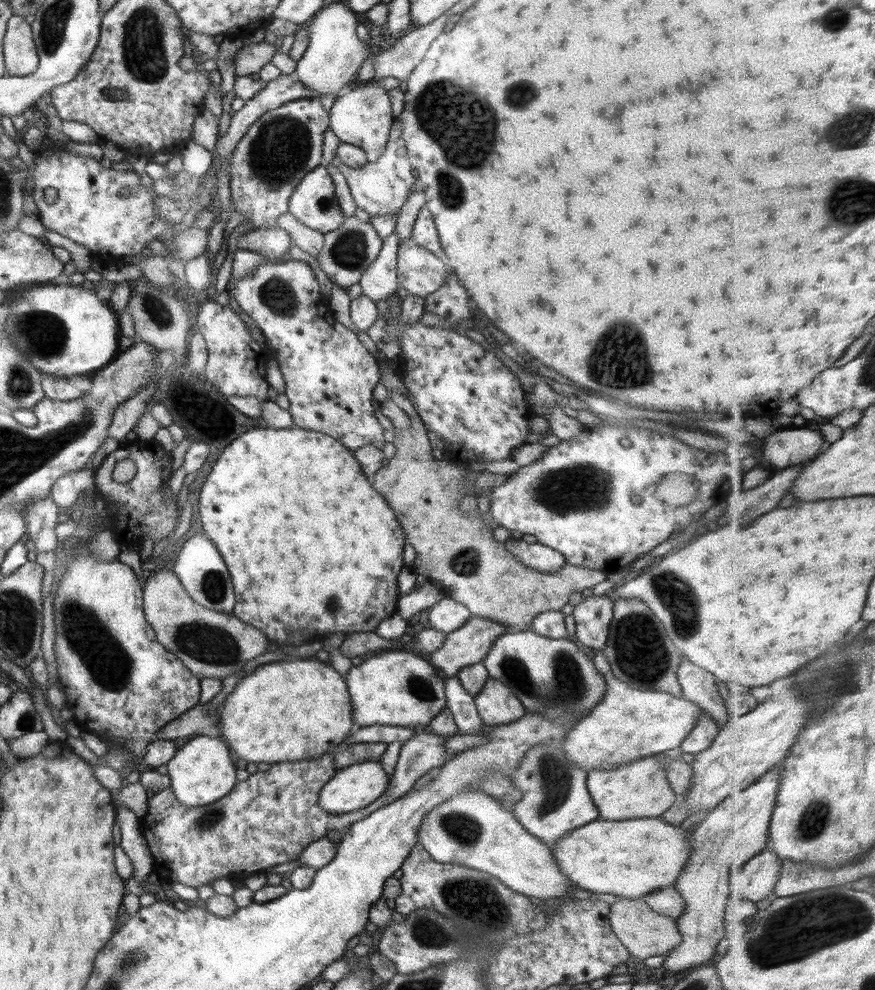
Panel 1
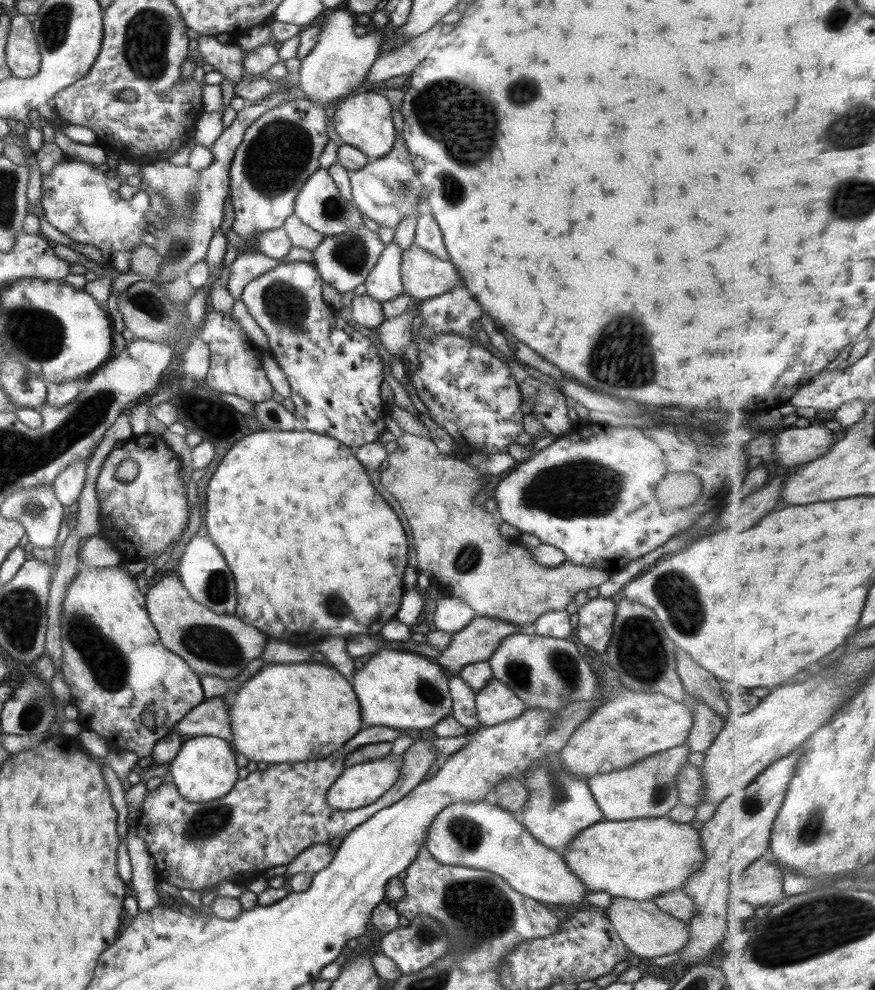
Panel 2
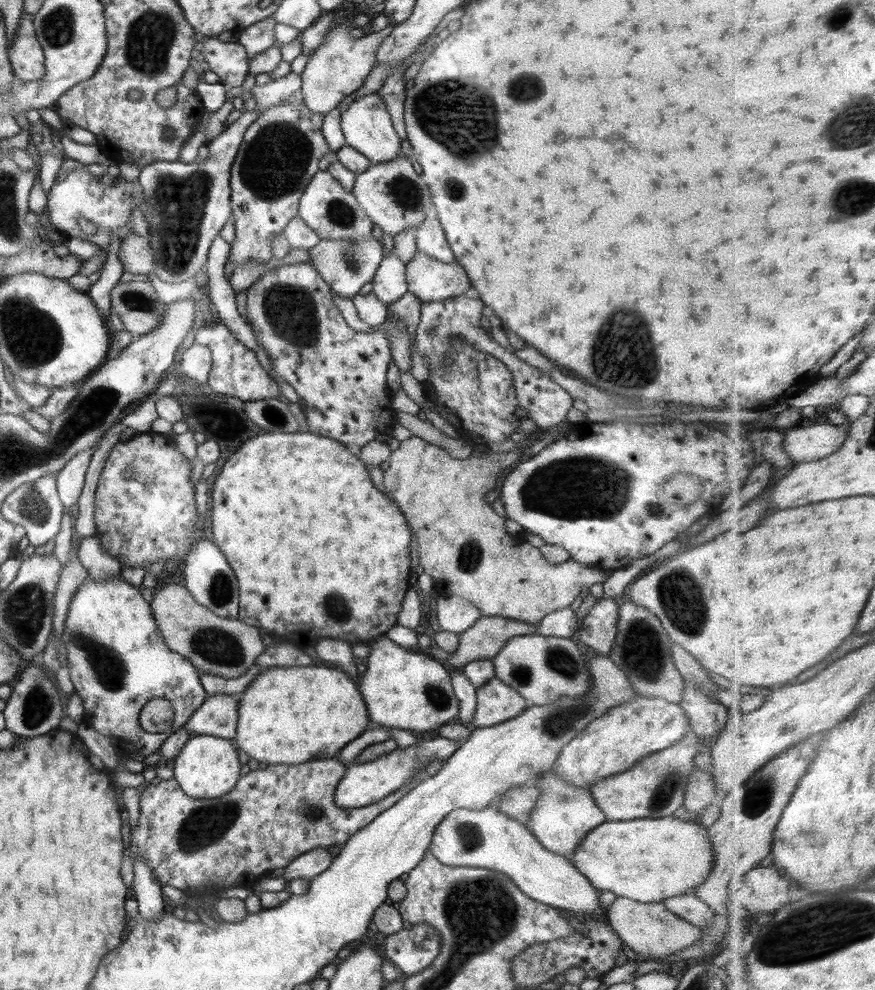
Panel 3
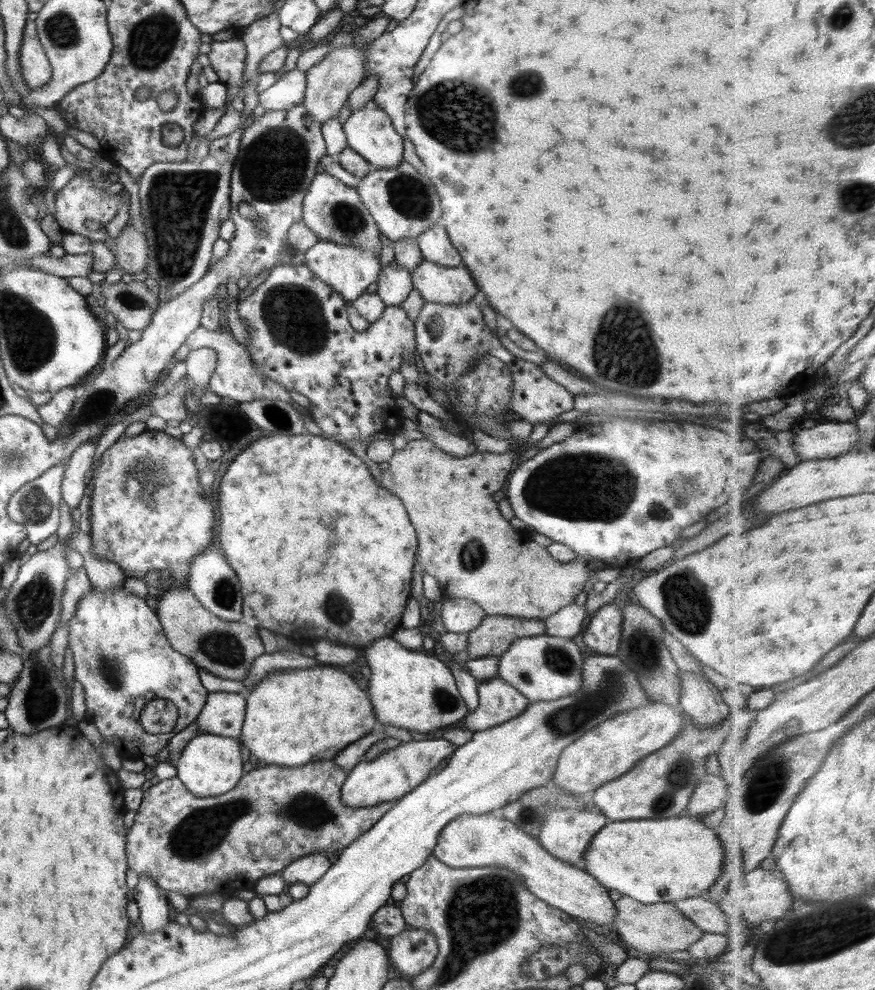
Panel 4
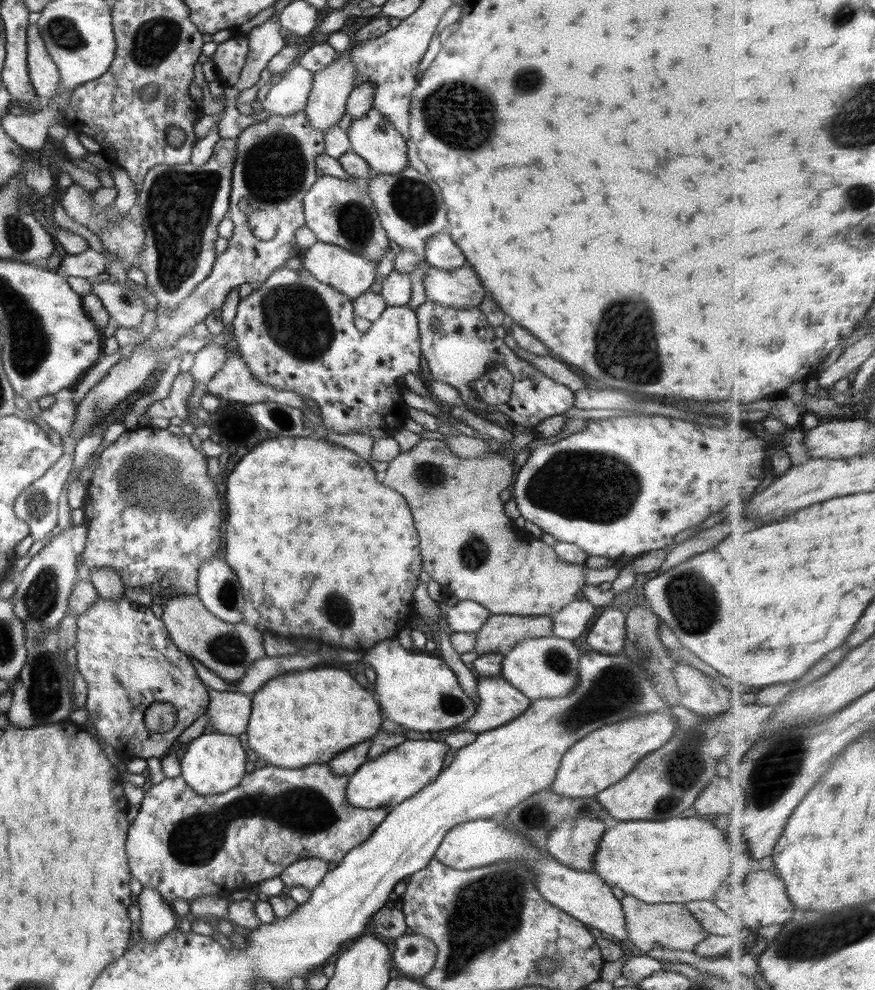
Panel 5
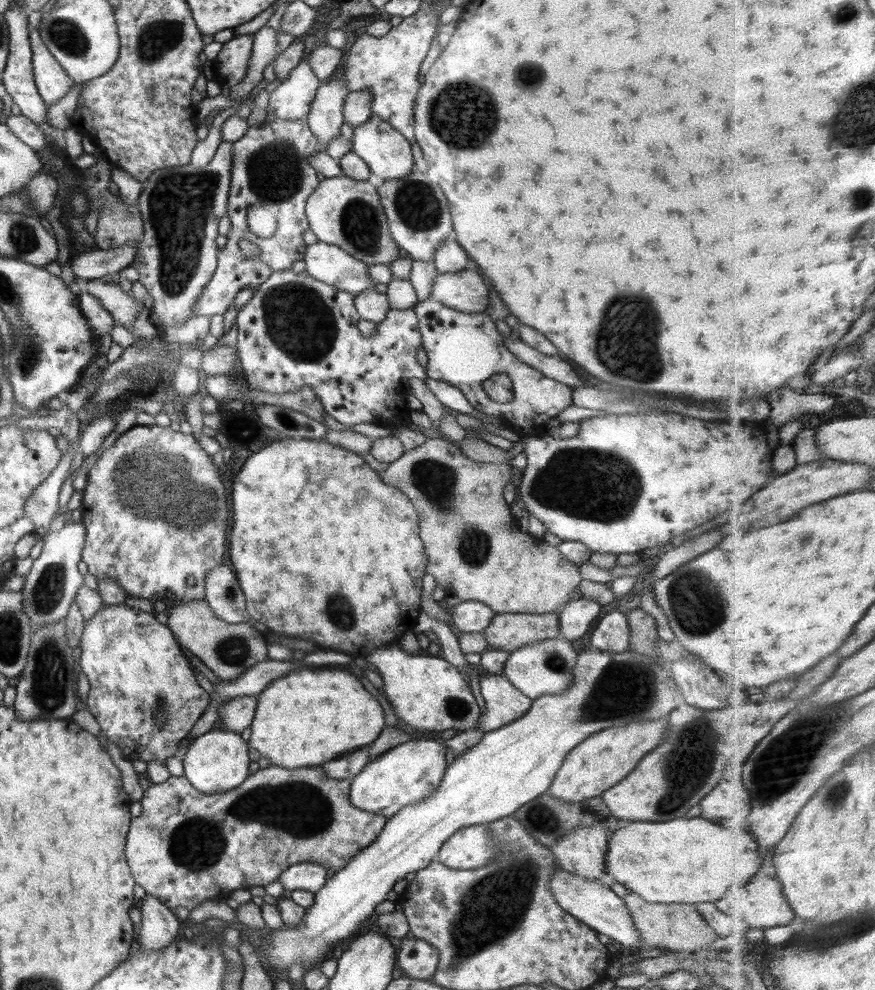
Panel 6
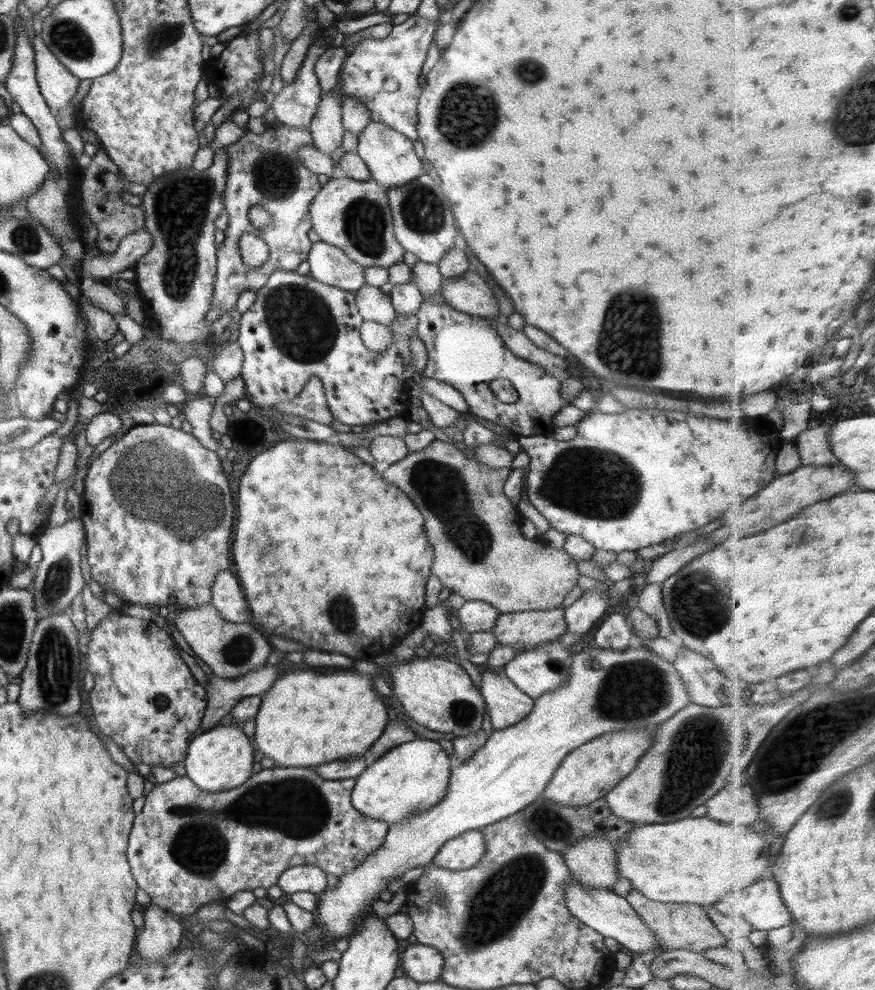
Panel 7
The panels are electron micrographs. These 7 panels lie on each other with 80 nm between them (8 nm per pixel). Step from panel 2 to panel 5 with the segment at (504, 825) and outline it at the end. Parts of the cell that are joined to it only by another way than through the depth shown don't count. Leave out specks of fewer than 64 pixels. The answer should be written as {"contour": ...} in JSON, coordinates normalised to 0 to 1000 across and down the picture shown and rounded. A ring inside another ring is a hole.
{"contour":[[[547,826],[522,832],[512,839],[495,865],[499,870],[521,879],[558,875],[569,870],[592,870],[613,884],[613,897],[638,918],[674,935],[680,942],[693,941],[704,949],[719,949],[709,908],[702,906],[698,895],[681,881],[654,879],[640,873],[625,859],[614,857],[592,838],[576,836],[570,827]]]}

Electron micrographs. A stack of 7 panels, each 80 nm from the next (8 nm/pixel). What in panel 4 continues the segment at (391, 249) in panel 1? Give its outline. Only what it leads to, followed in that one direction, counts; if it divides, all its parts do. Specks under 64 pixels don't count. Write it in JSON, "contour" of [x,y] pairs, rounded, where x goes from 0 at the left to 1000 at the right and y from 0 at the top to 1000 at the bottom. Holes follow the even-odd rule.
{"contour":[[[451,263],[437,269],[432,283],[432,293],[429,295],[440,308],[459,308],[472,292],[470,274],[464,273]]]}

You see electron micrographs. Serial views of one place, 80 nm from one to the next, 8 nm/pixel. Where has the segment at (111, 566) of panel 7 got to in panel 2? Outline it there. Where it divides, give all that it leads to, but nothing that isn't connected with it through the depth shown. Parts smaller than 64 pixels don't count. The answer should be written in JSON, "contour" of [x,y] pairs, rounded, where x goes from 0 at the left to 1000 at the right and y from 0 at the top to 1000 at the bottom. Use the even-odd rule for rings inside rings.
{"contour":[[[168,436],[160,440],[151,440],[137,453],[130,452],[119,464],[114,479],[110,484],[109,496],[113,505],[113,526],[115,538],[133,553],[133,557],[141,562],[142,567],[171,566],[178,564],[183,558],[190,558],[199,545],[208,539],[215,529],[215,503],[213,492],[207,484],[209,473],[205,461],[192,453],[187,443],[179,438],[175,440]],[[144,464],[155,465],[159,471],[158,483],[153,487],[137,487],[133,485],[130,477],[137,467]]]}

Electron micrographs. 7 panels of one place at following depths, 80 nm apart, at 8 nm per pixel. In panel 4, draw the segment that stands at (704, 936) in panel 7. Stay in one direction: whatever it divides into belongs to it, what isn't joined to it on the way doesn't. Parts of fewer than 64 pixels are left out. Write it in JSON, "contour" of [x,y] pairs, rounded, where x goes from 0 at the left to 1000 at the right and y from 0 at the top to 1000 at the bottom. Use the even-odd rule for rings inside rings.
{"contour":[[[711,904],[703,910],[705,919],[702,939],[707,947],[717,952],[719,957],[741,964],[751,962],[773,962],[786,960],[803,944],[803,939],[793,933],[781,921],[777,921],[770,912],[750,912],[741,914],[723,907]]]}

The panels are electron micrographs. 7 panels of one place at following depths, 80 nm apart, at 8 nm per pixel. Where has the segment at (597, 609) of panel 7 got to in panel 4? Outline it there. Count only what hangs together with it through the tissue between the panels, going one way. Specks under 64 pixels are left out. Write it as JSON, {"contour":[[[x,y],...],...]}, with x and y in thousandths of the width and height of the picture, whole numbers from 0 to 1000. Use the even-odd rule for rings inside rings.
{"contour":[[[651,610],[622,625],[623,640],[640,644],[654,645],[665,638],[665,628],[671,622],[669,612]]]}

